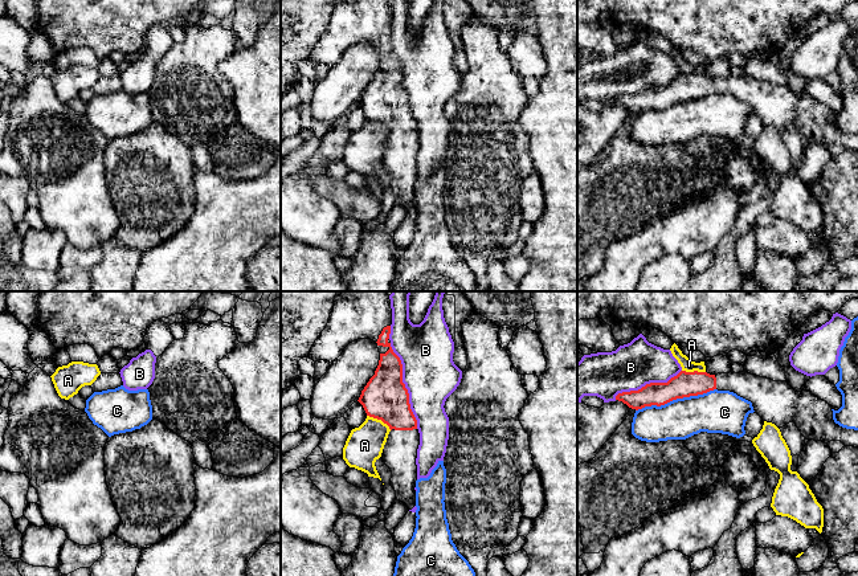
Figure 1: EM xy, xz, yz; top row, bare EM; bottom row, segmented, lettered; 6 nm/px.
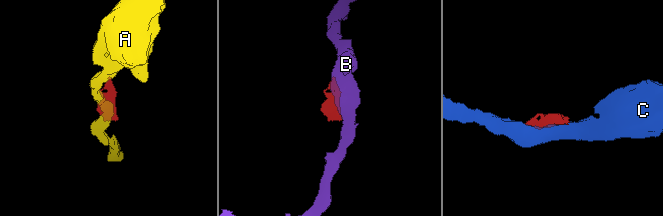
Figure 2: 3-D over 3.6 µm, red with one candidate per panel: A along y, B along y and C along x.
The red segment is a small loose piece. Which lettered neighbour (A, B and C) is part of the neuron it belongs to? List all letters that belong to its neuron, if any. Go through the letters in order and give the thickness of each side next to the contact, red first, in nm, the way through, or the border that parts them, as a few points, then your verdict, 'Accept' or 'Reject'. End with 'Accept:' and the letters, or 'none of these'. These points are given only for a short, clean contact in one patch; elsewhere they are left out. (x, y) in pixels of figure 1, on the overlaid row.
A: Thickness 280 nm (red) against 220 nm. Boundary: xz (367, 415), (380, 419), (391, 429). Reject
B: Thickness 280 nm (red) against 320 nm. Reject
C: Thickness 160 nm (red) against 260 nm. Reject
Accept: none of these

